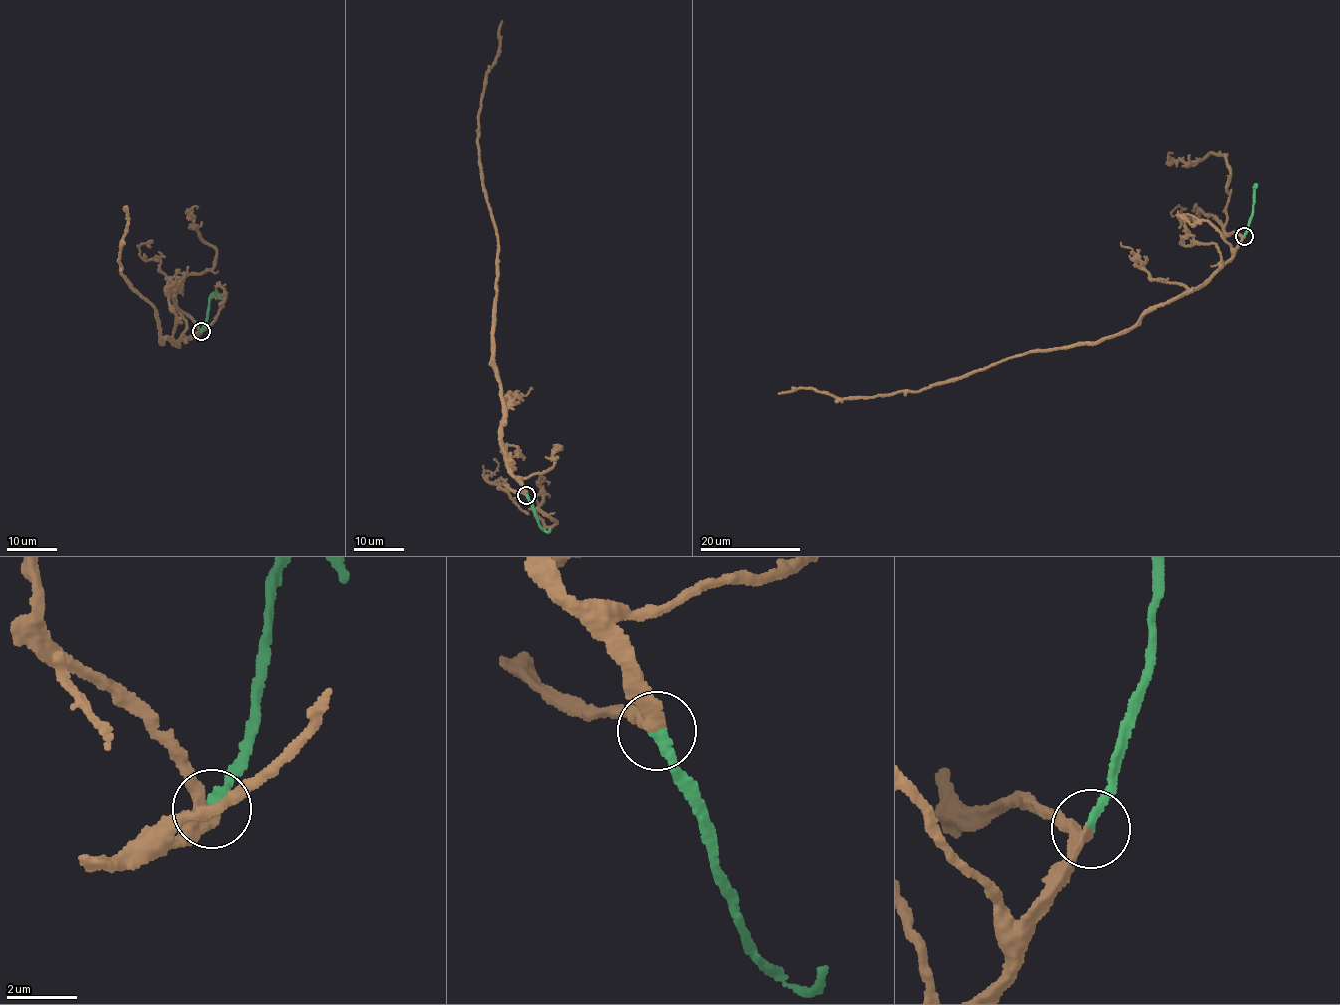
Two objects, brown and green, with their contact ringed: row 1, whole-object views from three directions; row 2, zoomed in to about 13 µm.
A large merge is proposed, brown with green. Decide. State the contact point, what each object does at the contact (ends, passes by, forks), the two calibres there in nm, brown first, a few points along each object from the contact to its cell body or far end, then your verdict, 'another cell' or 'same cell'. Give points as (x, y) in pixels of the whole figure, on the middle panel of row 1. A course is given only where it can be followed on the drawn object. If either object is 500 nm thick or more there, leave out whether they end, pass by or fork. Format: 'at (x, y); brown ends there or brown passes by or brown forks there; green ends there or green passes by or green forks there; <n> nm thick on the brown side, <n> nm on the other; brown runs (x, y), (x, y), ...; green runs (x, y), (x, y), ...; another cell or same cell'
at (526, 495); brown passes by; green ends there; 320 nm thick on the brown side, 240 nm on the other; brown runs (526, 494), (502, 449), (492, 332), (498, 241), (477, 144), (485, 75), (498, 53), (502, 20); green runs (526, 494), (538, 525), (546, 530), (550, 528); same cell

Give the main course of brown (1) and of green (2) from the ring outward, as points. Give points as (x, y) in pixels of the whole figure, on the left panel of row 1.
1: (200, 331), (176, 345), (168, 336), (163, 344), (160, 340), (154, 306), (132, 288), (118, 262), (127, 206)
2: (200, 331), (206, 324), (208, 299), (214, 293), (220, 299)

